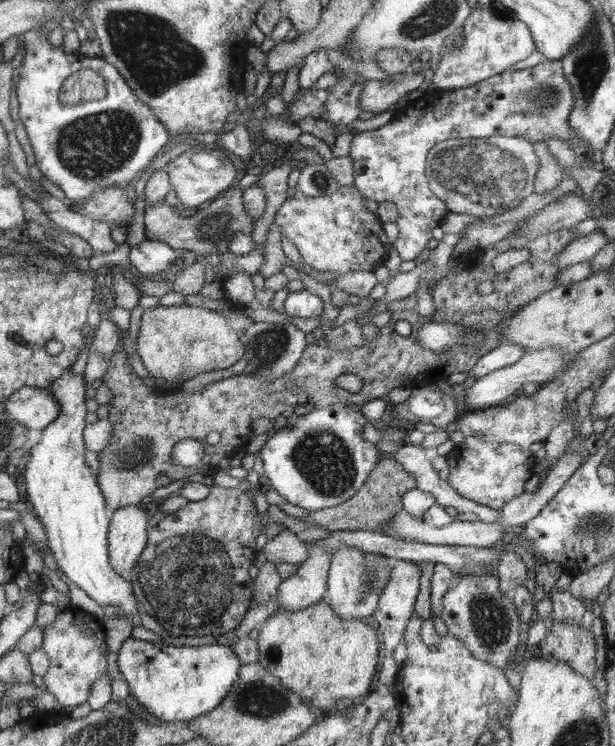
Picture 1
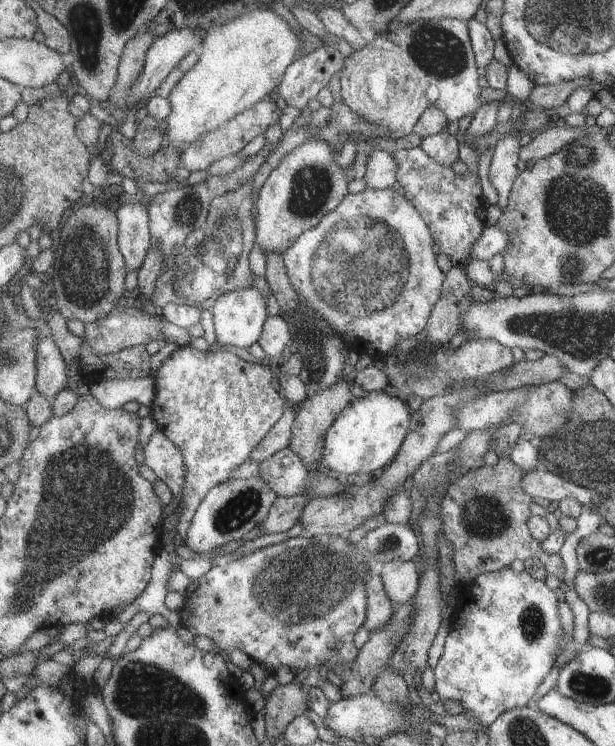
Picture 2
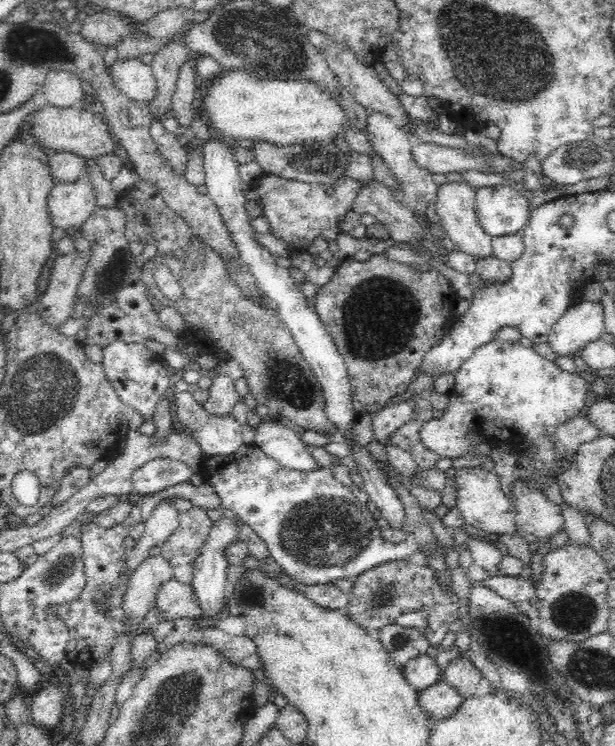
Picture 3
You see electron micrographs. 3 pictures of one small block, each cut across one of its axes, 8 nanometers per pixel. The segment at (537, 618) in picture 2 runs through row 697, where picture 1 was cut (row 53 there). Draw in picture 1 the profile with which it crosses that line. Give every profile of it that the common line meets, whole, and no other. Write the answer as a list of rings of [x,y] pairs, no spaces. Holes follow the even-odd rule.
[[[475,8],[474,13],[459,31],[462,45],[446,47],[441,51],[438,69],[434,71],[432,82],[442,91],[468,88],[478,82],[508,71],[510,66],[526,60],[537,45],[530,27],[518,17],[507,13],[499,16],[492,14],[491,8]]]

